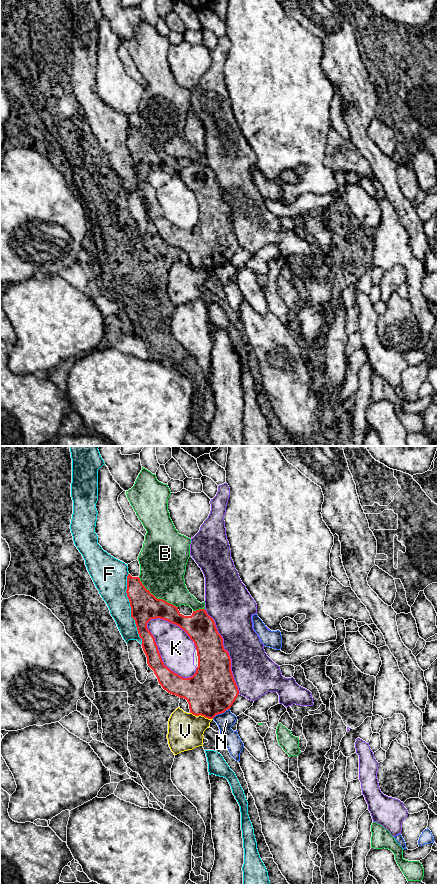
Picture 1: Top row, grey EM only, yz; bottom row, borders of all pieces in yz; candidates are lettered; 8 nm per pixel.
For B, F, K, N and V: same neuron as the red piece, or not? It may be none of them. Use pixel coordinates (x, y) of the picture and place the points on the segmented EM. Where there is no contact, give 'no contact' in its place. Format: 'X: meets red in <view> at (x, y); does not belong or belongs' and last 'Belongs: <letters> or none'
B: meets red in yz at (155, 597); does not belong
F: meets red in yz at (131, 609); does not belong
K: meets red in yz at (160, 655); does not belong
N: meets red in yz at (220, 713); does not belong
V: meets red in yz at (201, 715); does not belong
Belongs: none

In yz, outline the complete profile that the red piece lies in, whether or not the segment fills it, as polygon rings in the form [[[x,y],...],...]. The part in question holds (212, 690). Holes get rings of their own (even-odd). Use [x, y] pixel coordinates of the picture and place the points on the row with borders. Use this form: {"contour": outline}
{"contour": [[[130,574],[127,576],[126,593],[147,664],[162,688],[186,699],[190,713],[195,716],[213,719],[230,709],[239,690],[231,671],[231,658],[223,646],[223,638],[206,610],[199,609],[193,611],[191,616],[184,616],[178,607],[157,599],[145,588],[139,577]],[[157,618],[179,626],[194,642],[198,667],[192,677],[183,678],[164,665],[155,638],[147,628],[147,623]]]}

